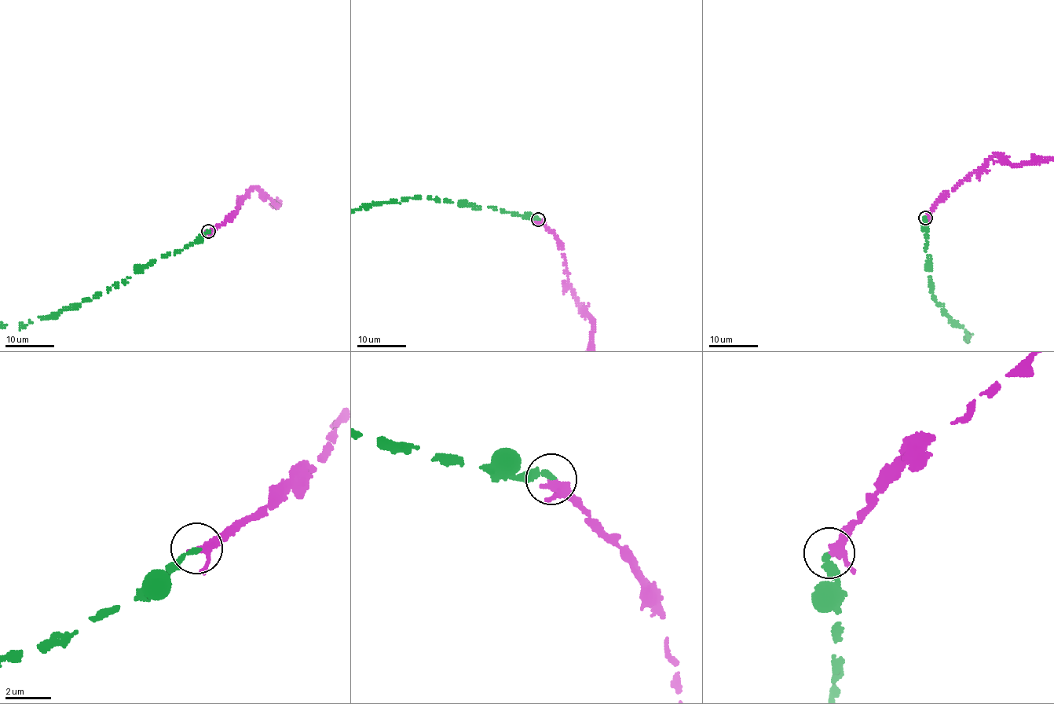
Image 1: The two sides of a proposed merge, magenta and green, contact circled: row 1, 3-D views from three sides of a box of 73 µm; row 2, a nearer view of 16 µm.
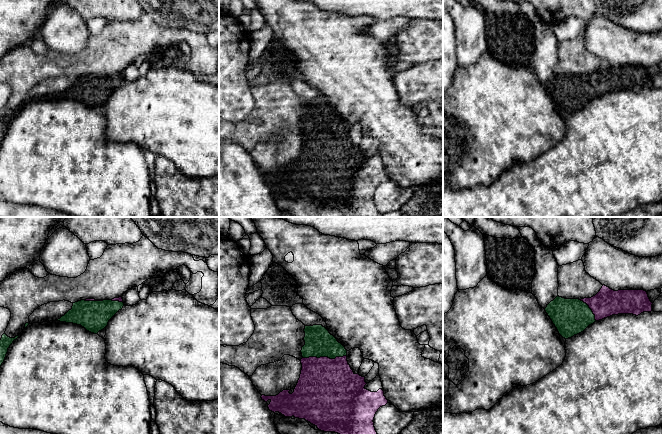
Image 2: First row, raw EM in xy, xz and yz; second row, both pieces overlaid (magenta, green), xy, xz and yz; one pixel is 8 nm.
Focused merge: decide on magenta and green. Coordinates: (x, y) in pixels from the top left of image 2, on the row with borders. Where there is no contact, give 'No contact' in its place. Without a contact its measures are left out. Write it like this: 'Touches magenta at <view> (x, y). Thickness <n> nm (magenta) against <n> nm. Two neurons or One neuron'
Touches magenta at xz (324, 357). Thickness 480 nm (magenta) against 220 nm. One neuron

